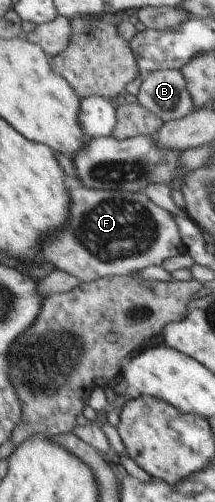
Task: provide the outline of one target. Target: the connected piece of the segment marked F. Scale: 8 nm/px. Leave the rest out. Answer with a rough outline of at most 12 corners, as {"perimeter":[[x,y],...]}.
{"perimeter":[[70,175],[64,229],[39,255],[82,283],[184,252],[144,193]]}

